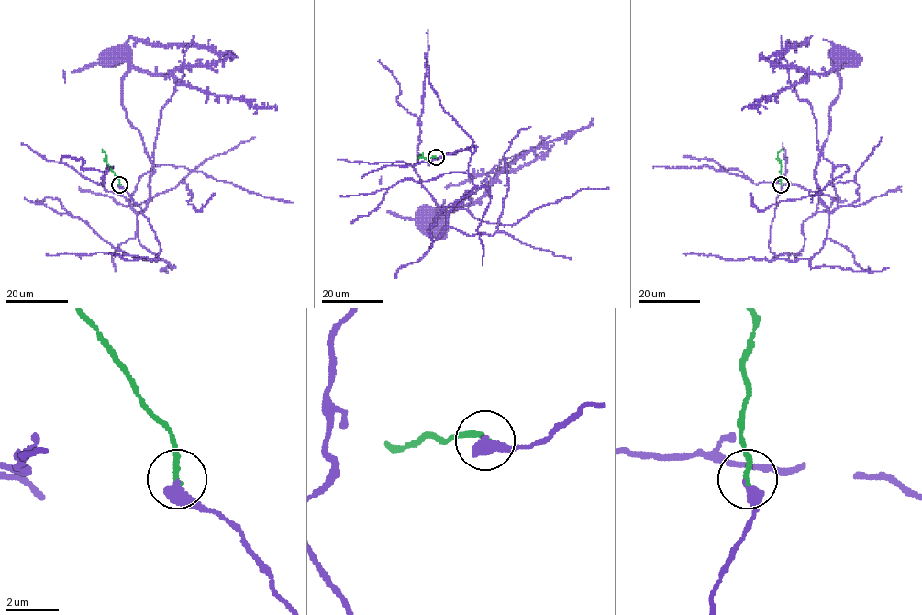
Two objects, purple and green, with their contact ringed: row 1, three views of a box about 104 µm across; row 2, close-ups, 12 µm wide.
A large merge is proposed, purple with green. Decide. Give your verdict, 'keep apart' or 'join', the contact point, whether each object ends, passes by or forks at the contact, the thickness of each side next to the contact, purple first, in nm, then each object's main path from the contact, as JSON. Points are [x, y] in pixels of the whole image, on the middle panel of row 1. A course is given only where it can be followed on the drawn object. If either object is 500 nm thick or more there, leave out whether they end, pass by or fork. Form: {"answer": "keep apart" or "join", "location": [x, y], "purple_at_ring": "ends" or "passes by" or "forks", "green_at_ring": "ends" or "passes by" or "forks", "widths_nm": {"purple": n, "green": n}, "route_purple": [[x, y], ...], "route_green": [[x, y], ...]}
{"answer": "join", "location": [436, 157], "purple_at_ring": "ends", "green_at_ring": "ends", "widths_nm": {"purple": 400, "green": 200}, "route_purple": [[436, 157], [476, 145], [473, 187], [438, 218], [537, 154], [444, 186]], "route_green": [[436, 157], [424, 158], [422, 154], [417, 159]]}

